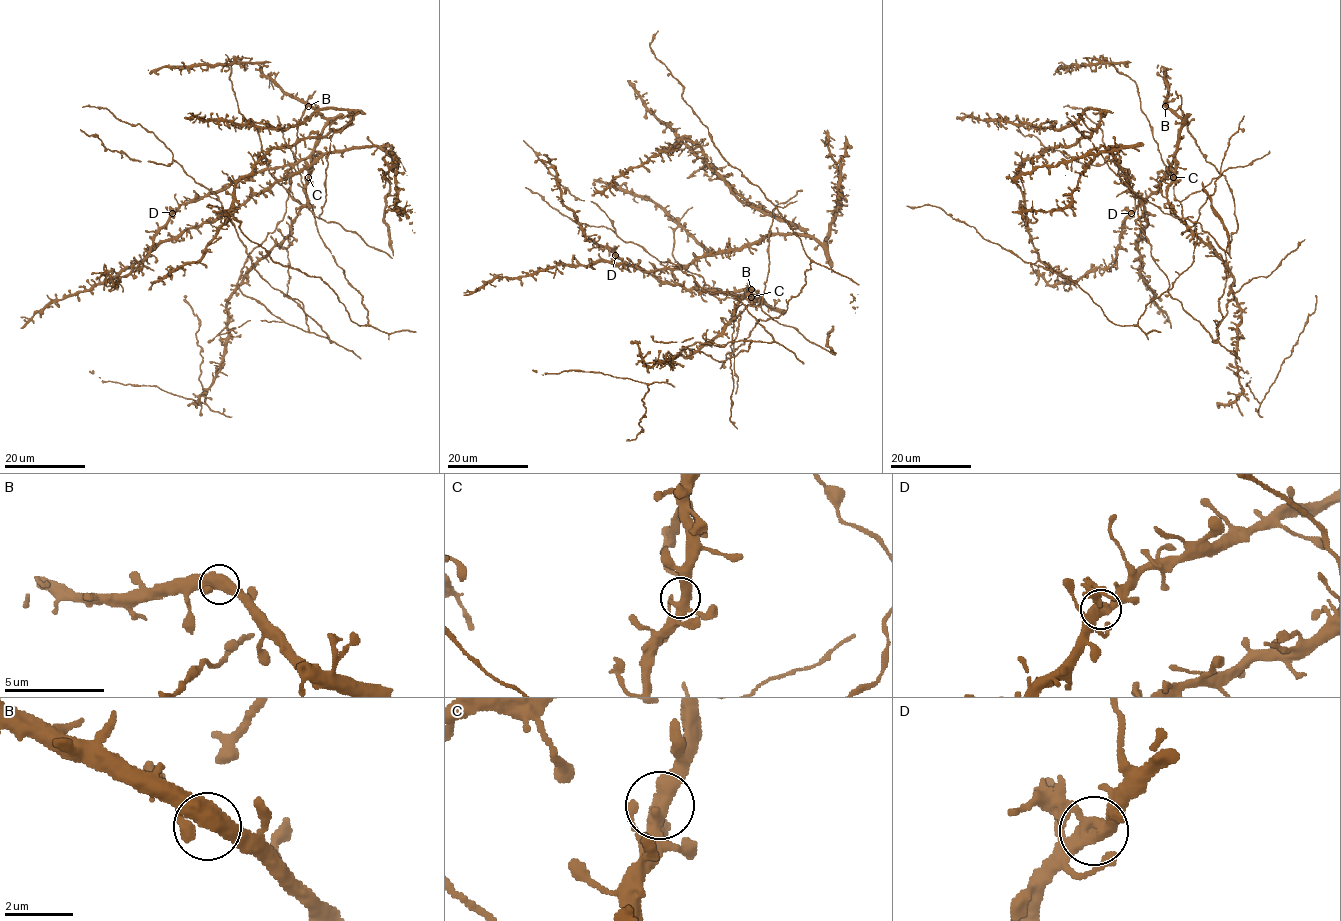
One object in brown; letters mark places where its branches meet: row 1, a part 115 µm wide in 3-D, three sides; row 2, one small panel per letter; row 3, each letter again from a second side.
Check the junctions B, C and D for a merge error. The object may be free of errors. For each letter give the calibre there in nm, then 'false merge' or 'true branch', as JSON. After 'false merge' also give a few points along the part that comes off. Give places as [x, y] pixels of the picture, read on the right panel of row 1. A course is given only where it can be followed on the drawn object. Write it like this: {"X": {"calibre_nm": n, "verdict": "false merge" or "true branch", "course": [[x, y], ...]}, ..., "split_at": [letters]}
{"B": {"calibre_nm": 440, "verdict": "true branch"}, "C": {"calibre_nm": 380, "verdict": "true branch"}, "D": {"calibre_nm": 380, "verdict": "true branch"}, "split_at": []}

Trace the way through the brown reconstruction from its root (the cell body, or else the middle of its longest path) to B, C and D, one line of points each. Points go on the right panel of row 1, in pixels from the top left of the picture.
B: (1218, 176), (1181, 201), (1175, 199), (1174, 179), (1167, 170), (1174, 159), (1177, 132), (1182, 120), (1165, 106)
C: (1218, 176), (1181, 201), (1175, 199), (1174, 179), (1167, 170), (1174, 157), (1173, 177)
D: (1218, 176), (1200, 191), (1178, 201), (1173, 194), (1174, 179), (1167, 170), (1158, 189), (1132, 212)

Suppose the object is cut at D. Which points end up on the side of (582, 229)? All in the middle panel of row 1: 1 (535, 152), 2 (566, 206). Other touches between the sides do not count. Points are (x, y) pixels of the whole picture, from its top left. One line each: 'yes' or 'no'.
1: no
2: yes

